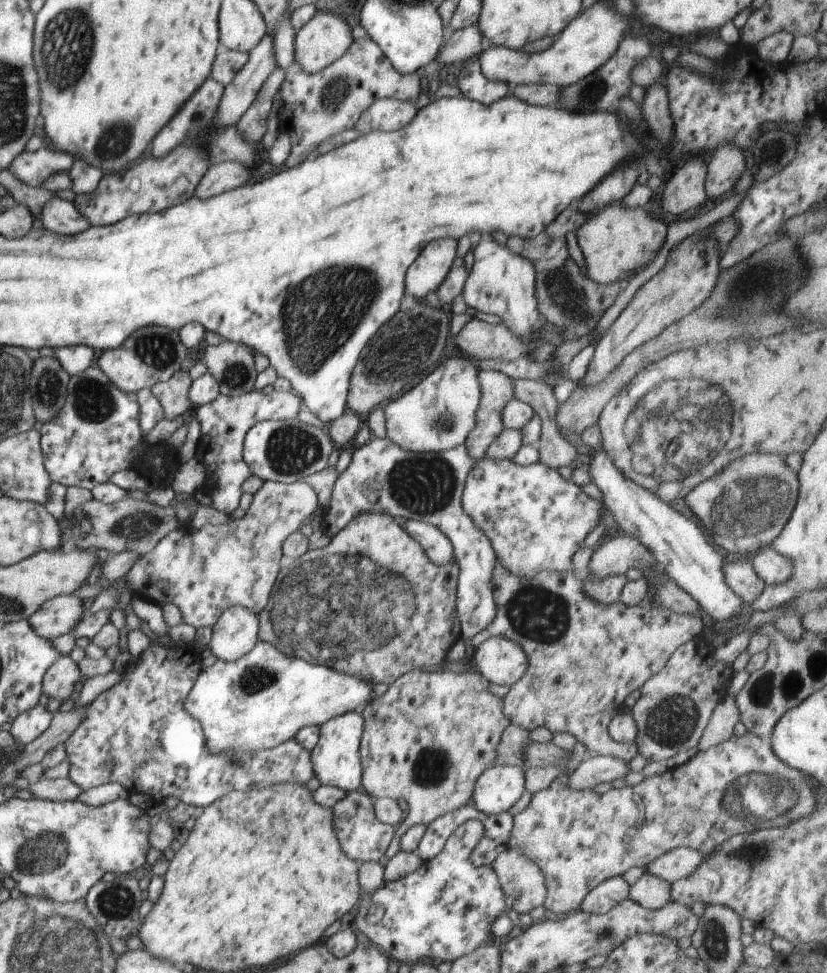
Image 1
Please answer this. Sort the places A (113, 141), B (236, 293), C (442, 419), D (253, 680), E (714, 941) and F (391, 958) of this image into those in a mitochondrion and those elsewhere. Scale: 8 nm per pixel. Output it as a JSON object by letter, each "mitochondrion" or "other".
{"A":"mitochondrion","B":"other","C":"mitochondrion","D":"mitochondrion","E":"mitochondrion","F":"other"}

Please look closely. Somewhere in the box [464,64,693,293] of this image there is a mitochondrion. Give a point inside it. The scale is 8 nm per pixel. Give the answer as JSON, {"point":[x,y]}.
{"point":[593,91]}

